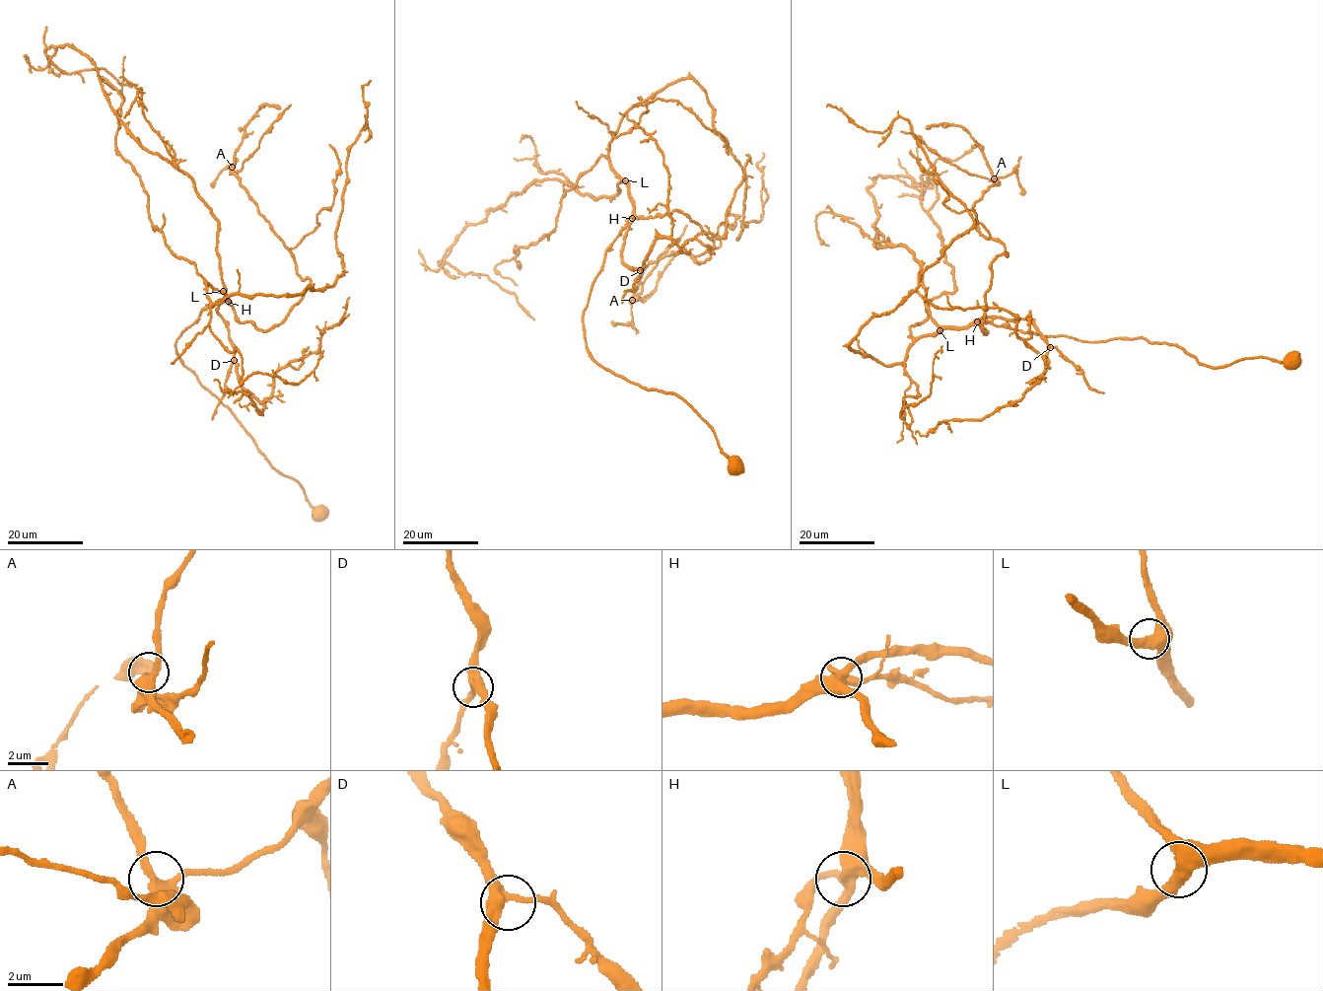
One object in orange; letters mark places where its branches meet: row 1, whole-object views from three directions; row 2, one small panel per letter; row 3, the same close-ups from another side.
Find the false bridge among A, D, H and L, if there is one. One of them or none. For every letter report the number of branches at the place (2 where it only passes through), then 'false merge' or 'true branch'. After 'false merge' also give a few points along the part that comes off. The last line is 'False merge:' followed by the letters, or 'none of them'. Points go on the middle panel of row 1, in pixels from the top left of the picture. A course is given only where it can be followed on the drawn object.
A: 3 branches meet; true branch
D: 3 branches meet; true branch
H: 3 branches meet; true branch
L: 3 branches meet; true branch
False merge: none of them

